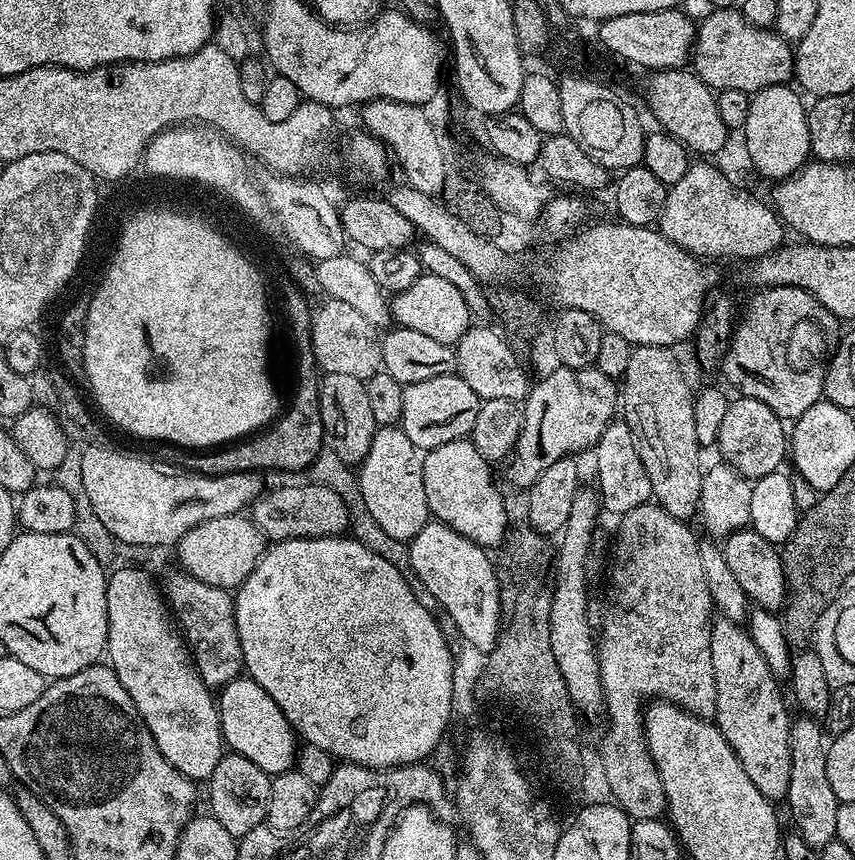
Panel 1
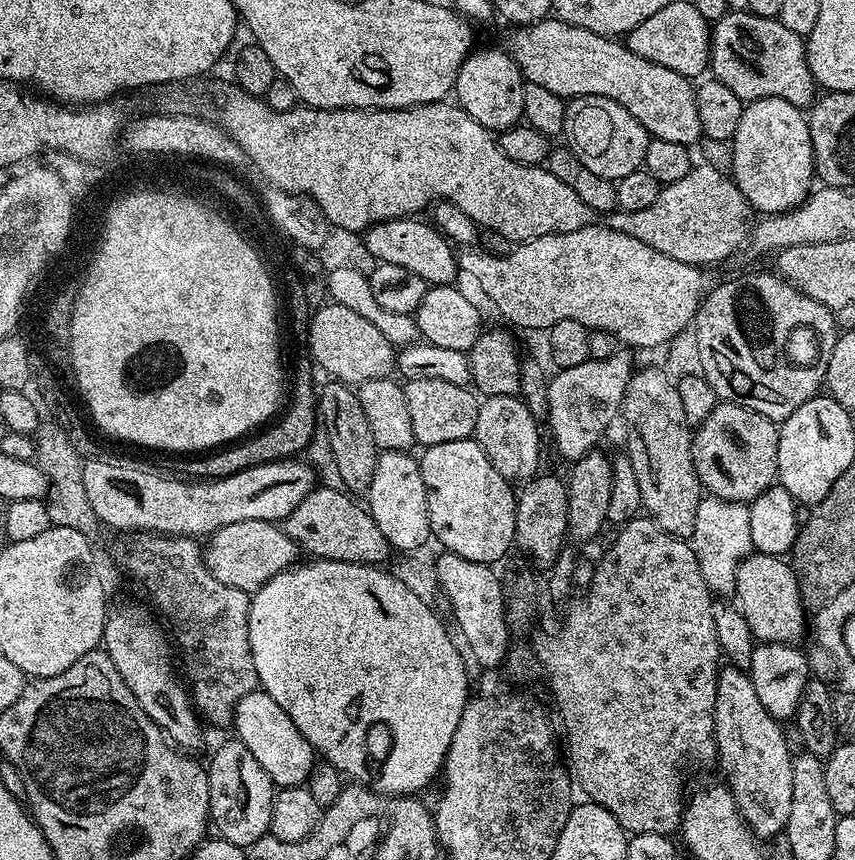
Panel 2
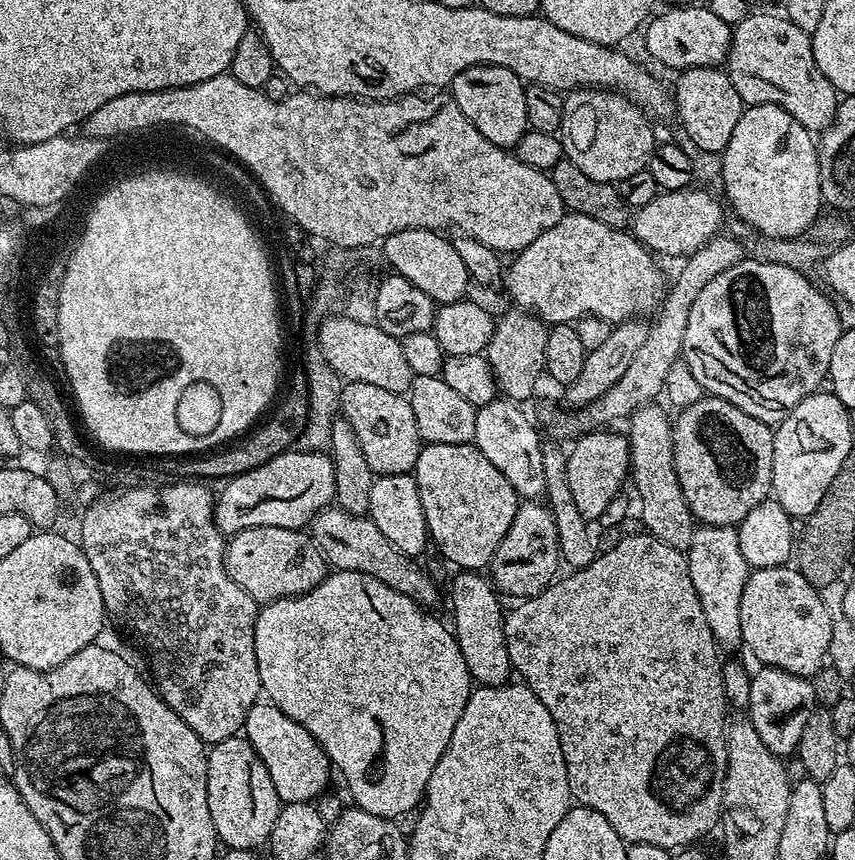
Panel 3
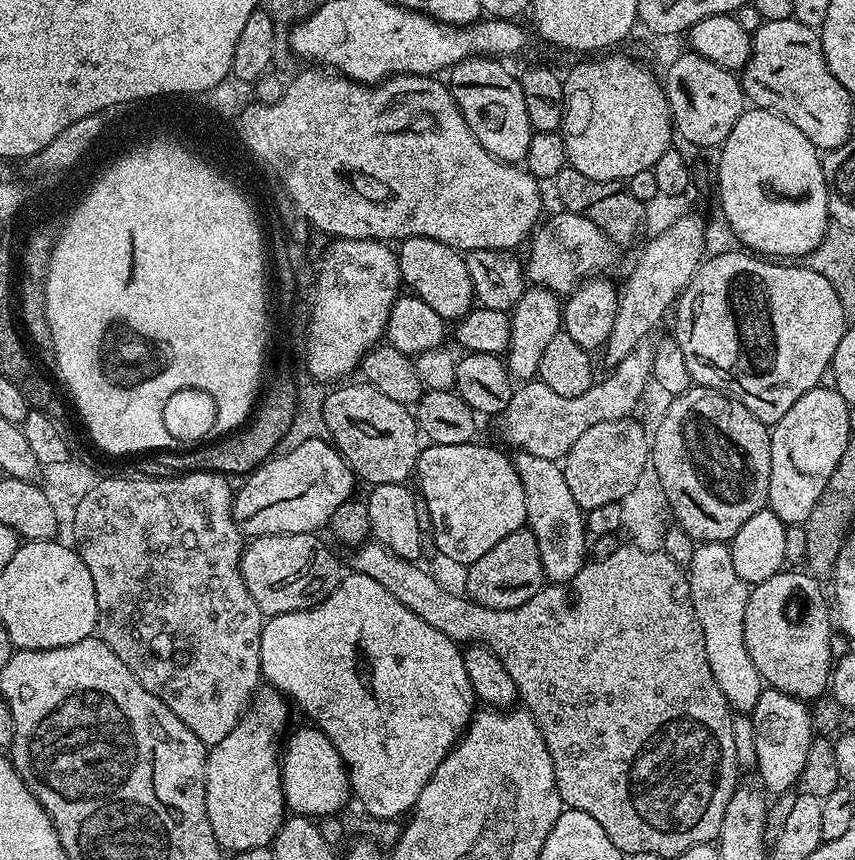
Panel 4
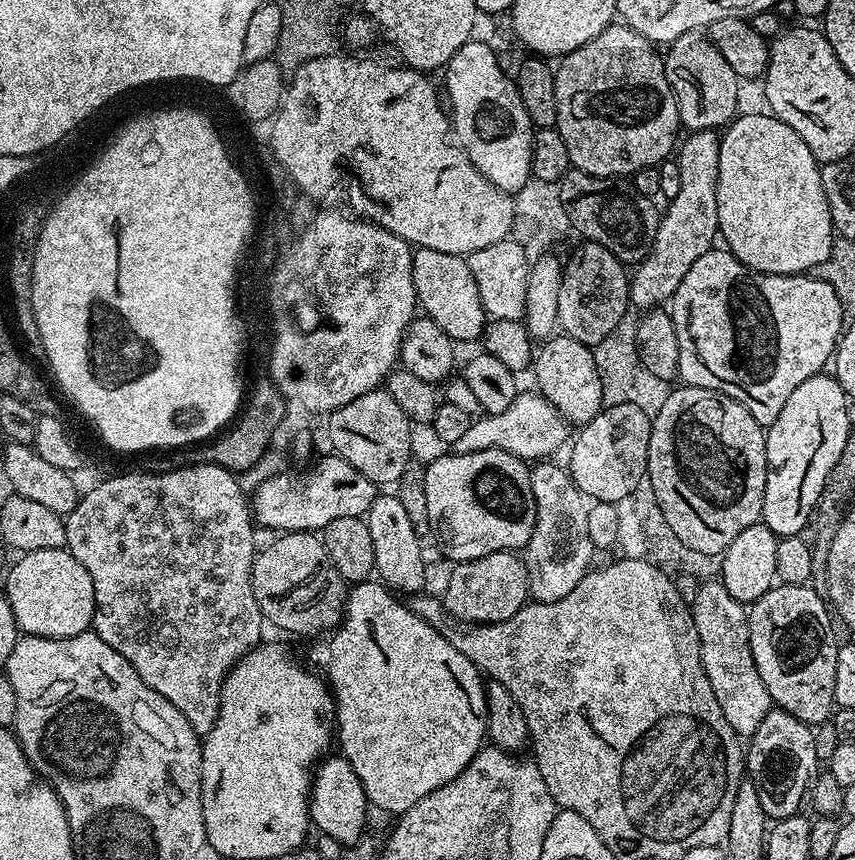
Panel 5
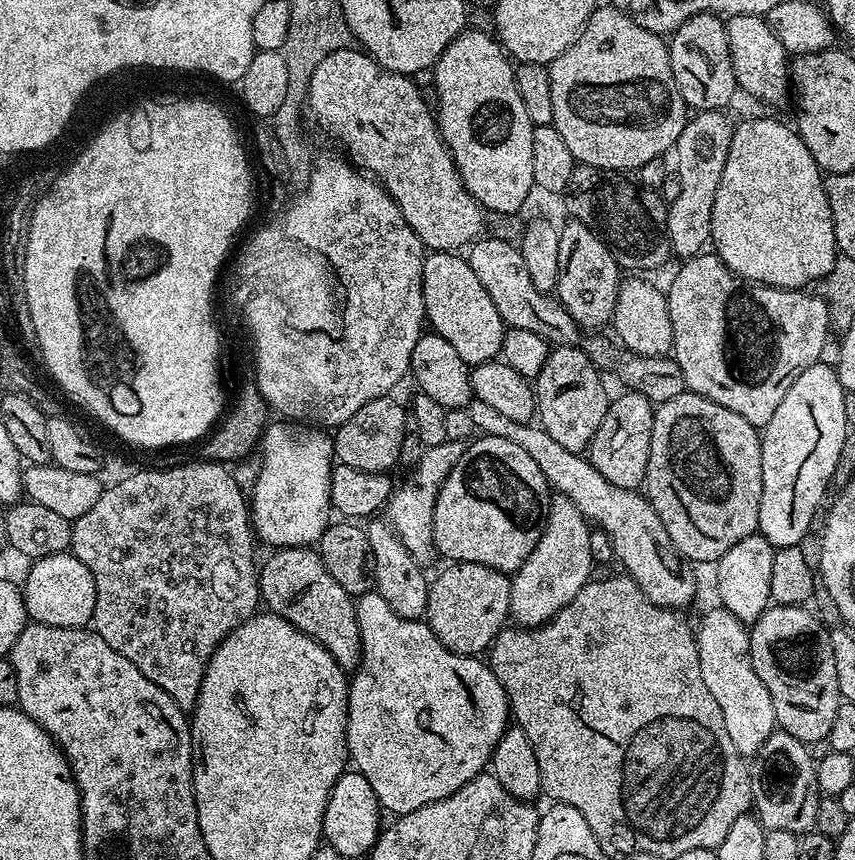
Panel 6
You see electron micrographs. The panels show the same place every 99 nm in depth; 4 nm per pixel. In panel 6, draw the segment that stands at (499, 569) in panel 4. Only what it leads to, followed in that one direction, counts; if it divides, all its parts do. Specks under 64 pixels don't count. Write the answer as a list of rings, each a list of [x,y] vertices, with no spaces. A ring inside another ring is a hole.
[[[452,562],[444,567],[448,568],[433,575],[428,586],[426,622],[446,650],[459,656],[479,657],[491,649],[493,640],[509,623],[509,573],[478,562]]]

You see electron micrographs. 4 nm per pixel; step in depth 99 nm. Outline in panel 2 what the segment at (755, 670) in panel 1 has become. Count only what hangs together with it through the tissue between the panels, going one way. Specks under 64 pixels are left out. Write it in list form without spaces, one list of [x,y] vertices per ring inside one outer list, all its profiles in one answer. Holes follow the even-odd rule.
[[[725,665],[721,671],[720,676],[716,680],[716,690],[715,690],[715,706],[714,706],[714,720],[715,720],[715,734],[713,736],[714,750],[716,753],[716,758],[720,760],[720,766],[724,770],[726,778],[724,778],[726,786],[732,796],[735,798],[736,806],[740,811],[740,816],[743,817],[744,823],[751,829],[755,835],[762,840],[770,836],[777,834],[781,835],[784,831],[785,826],[789,822],[791,803],[793,801],[794,794],[794,776],[793,776],[793,764],[792,750],[788,748],[788,742],[784,736],[783,730],[780,728],[781,723],[774,719],[774,717],[767,712],[767,708],[760,702],[760,698],[756,695],[756,688],[754,688],[748,674],[741,668],[735,665]]]

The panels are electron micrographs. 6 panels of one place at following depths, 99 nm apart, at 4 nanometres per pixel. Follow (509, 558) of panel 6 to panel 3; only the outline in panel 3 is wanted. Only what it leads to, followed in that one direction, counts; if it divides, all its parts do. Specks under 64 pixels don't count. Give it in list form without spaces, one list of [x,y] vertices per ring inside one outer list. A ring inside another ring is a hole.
[[[475,443],[471,444],[424,444],[418,454],[418,462],[414,469],[416,485],[420,491],[422,498],[422,510],[426,514],[426,522],[428,523],[428,535],[433,545],[440,547],[440,552],[455,567],[460,570],[484,570],[492,563],[492,555],[498,550],[498,546],[502,542],[502,538],[506,538],[506,530],[510,530],[510,522],[514,522],[514,514],[520,509],[522,503],[521,497],[516,495],[511,480],[506,478],[506,474],[502,474],[502,470],[498,470],[498,466],[493,466],[490,458],[486,458],[486,454],[482,454]]]

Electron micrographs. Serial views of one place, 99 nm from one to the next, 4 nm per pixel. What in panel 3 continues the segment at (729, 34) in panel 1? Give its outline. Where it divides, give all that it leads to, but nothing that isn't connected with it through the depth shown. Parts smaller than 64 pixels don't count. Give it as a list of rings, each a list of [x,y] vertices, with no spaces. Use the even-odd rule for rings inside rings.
[[[749,11],[742,22],[738,22],[730,32],[728,45],[728,59],[726,71],[730,82],[734,82],[734,90],[744,99],[745,105],[773,104],[786,114],[794,117],[806,131],[819,134],[832,127],[836,118],[836,105],[838,93],[830,78],[818,70],[818,62],[814,62],[814,50],[812,49],[812,37],[809,33],[798,30],[794,22],[790,22],[787,16],[772,12]]]

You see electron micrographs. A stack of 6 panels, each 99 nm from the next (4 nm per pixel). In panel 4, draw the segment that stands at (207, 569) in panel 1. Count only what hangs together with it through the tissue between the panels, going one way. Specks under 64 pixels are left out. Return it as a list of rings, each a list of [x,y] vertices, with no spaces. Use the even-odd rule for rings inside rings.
[[[315,532],[270,534],[247,541],[240,559],[240,573],[265,617],[290,614],[324,603],[342,579],[340,560],[320,541]]]

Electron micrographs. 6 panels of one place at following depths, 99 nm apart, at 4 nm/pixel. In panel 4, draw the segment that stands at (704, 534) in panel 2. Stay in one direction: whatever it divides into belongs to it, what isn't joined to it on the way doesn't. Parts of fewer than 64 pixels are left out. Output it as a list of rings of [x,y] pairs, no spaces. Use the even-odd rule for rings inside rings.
[[[697,543],[692,552],[692,561],[686,564],[690,598],[694,602],[694,614],[698,614],[698,626],[702,626],[706,638],[706,658],[710,662],[710,670],[714,674],[714,682],[718,682],[718,690],[726,698],[728,705],[737,713],[751,713],[758,702],[762,689],[762,681],[758,674],[758,666],[750,658],[750,650],[746,650],[746,602],[749,585],[734,570],[732,549],[727,543]]]

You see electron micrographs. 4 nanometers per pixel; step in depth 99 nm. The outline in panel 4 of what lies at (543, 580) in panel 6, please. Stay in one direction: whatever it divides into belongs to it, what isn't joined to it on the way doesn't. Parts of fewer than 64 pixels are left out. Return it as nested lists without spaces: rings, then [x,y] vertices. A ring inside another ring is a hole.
[[[517,451],[514,463],[522,490],[526,494],[527,527],[538,542],[538,554],[542,558],[545,577],[552,582],[567,582],[584,567],[584,547],[590,543],[586,535],[585,509],[574,502],[570,486],[566,486],[564,469],[557,461],[550,458],[538,458],[538,454]]]

